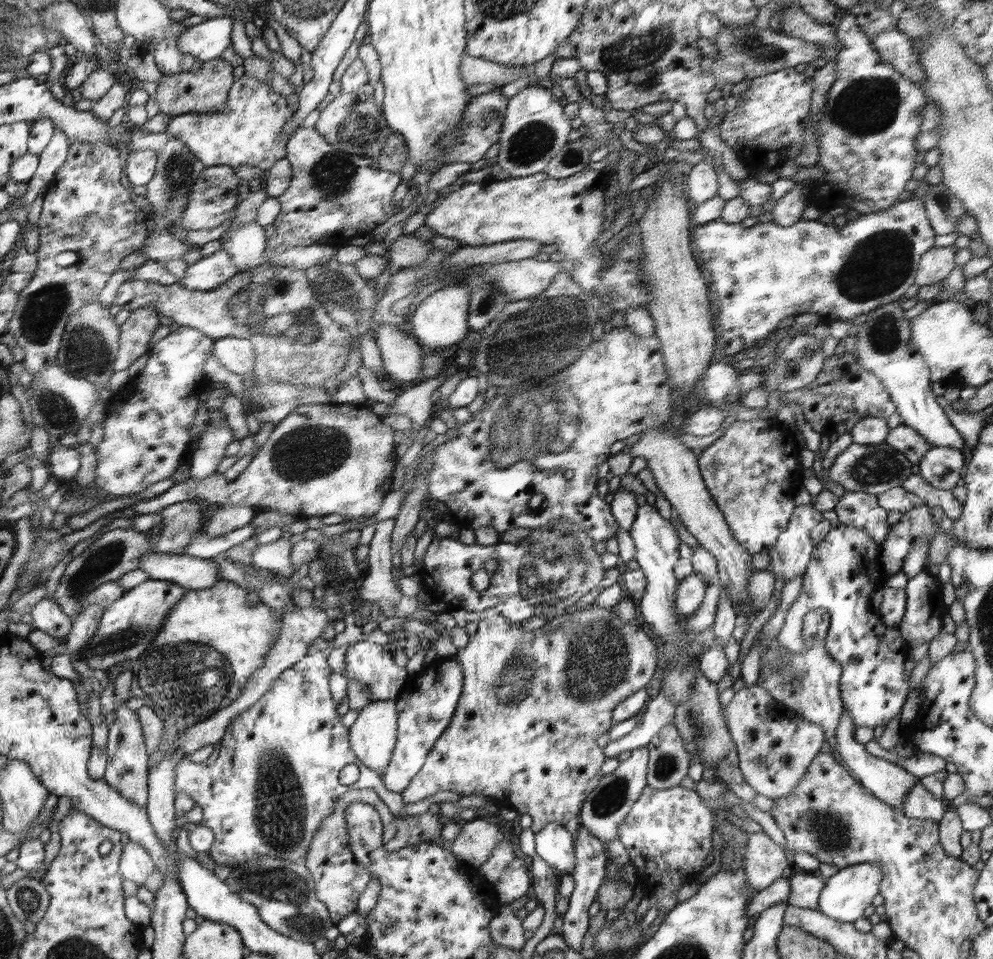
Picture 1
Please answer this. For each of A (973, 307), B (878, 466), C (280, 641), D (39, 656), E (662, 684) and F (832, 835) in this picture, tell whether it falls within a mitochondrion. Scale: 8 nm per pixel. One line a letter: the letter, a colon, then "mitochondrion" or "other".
A: other
B: mitochondrion
C: other
D: other
E: other
F: mitochondrion

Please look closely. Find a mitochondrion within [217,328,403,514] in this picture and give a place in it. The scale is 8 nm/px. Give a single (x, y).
(307, 452)

